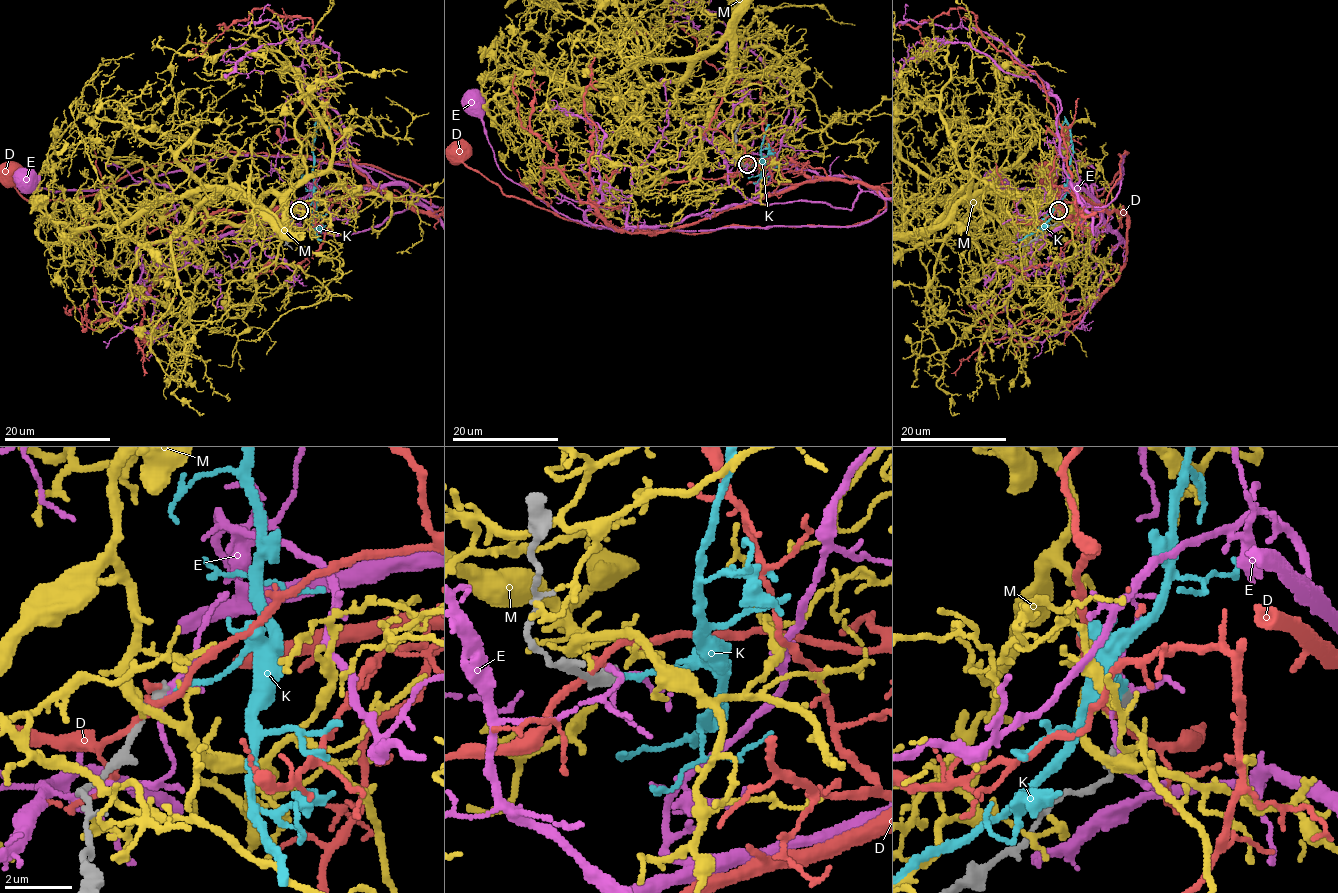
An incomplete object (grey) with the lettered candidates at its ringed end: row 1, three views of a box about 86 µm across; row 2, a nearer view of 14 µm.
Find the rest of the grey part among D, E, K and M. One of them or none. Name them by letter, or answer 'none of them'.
K

